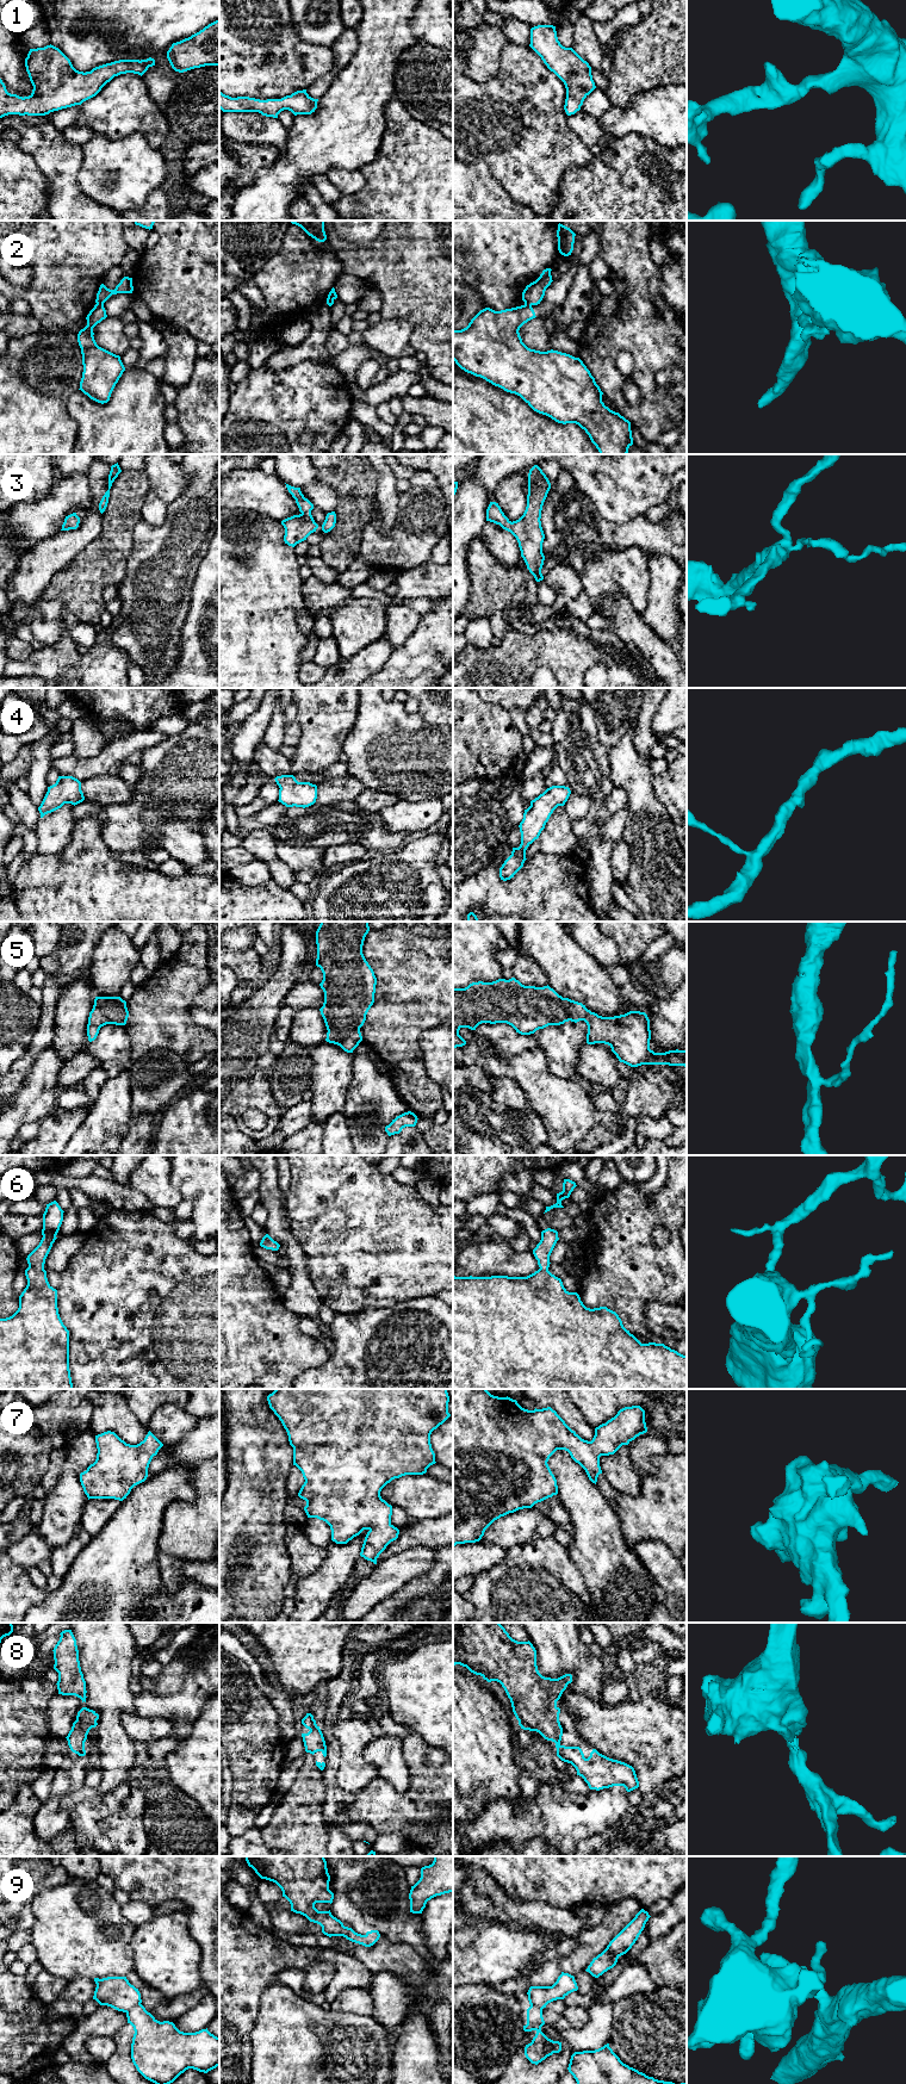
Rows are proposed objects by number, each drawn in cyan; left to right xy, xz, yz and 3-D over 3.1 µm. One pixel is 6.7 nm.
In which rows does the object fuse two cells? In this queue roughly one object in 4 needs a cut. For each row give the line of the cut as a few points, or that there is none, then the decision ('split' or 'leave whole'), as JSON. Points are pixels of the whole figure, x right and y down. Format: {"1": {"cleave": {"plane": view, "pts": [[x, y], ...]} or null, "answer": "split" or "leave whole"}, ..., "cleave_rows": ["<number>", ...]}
{"1": {"cleave": null, "answer": "leave whole"}, "2": {"cleave": {"plane": "xy", "pts": [[97, 303], [103, 305]]}, "answer": "split"}, "3": {"cleave": null, "answer": "leave whole"}, "4": {"cleave": null, "answer": "leave whole"}, "5": {"cleave": null, "answer": "leave whole"}, "6": {"cleave": null, "answer": "leave whole"}, "7": {"cleave": null, "answer": "leave whole"}, "8": {"cleave": null, "answer": "leave whole"}, "9": {"cleave": {"plane": "xy", "pts": [[140, 2003], [126, 2013]]}, "answer": "split"}, "cleave_rows": ["2", "9"]}

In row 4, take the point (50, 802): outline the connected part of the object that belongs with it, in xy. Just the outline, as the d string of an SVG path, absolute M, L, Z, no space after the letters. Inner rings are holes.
M58 776L55 784L48 787L48 792L38 807L41 818L61 808L64 804L77 805L85 800L81 782L73 776Z

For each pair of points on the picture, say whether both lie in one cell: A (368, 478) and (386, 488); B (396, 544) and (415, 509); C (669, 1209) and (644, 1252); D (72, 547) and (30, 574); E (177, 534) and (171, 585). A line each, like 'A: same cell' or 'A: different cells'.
A: different cells
B: same cell
C: same cell
D: same cell
E: same cell

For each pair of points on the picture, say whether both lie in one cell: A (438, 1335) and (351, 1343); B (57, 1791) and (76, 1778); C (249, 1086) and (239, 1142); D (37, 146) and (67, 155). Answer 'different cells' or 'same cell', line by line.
A: same cell
B: same cell
C: different cells
D: same cell

